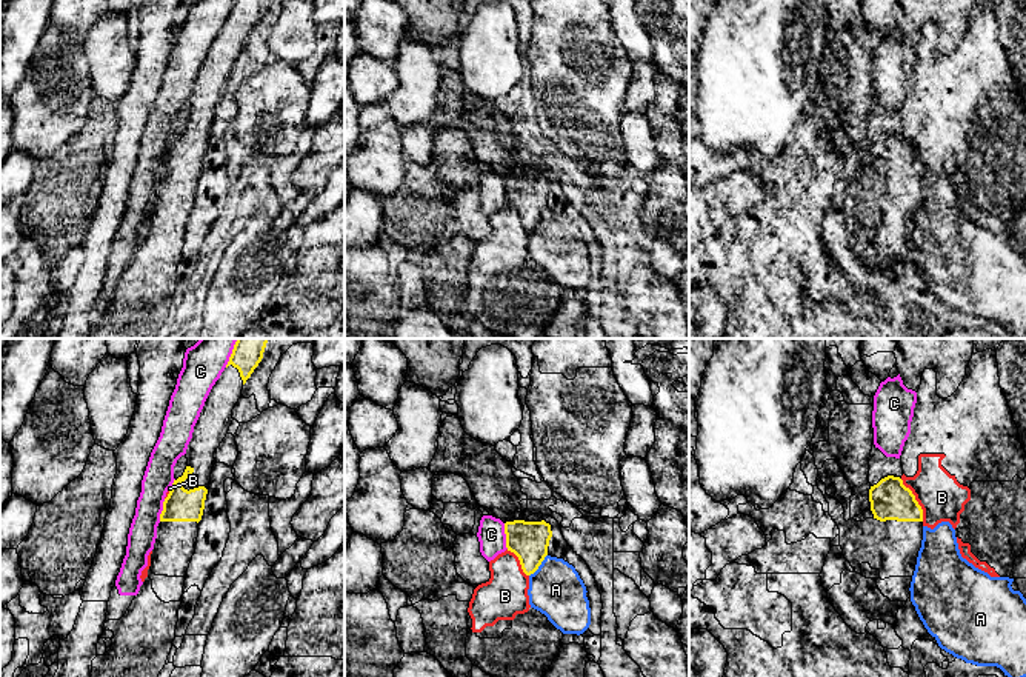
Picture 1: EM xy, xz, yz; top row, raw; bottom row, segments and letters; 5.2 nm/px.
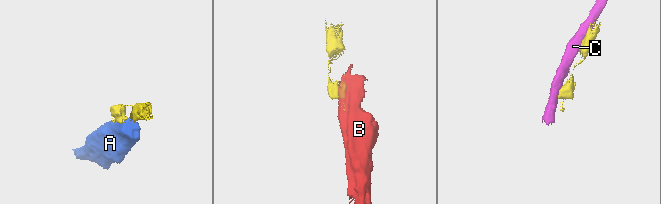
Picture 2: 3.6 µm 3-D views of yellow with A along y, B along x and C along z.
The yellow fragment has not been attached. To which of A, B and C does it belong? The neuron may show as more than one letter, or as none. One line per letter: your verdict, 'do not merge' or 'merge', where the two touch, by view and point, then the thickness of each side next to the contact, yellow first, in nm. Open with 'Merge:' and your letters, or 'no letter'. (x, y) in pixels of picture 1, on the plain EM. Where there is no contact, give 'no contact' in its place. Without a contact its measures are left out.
Merge: no letter
A: do not merge | xz (540, 219) | 200/280 nm
B: do not merge | yz (916, 156) | 220/240 nm
C: do not merge | xz (506, 191) | 200/140 nm

